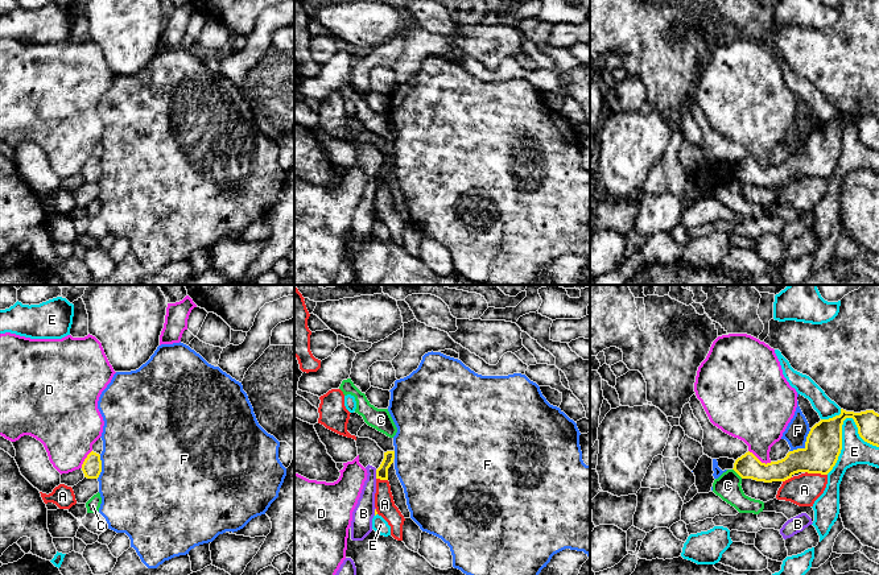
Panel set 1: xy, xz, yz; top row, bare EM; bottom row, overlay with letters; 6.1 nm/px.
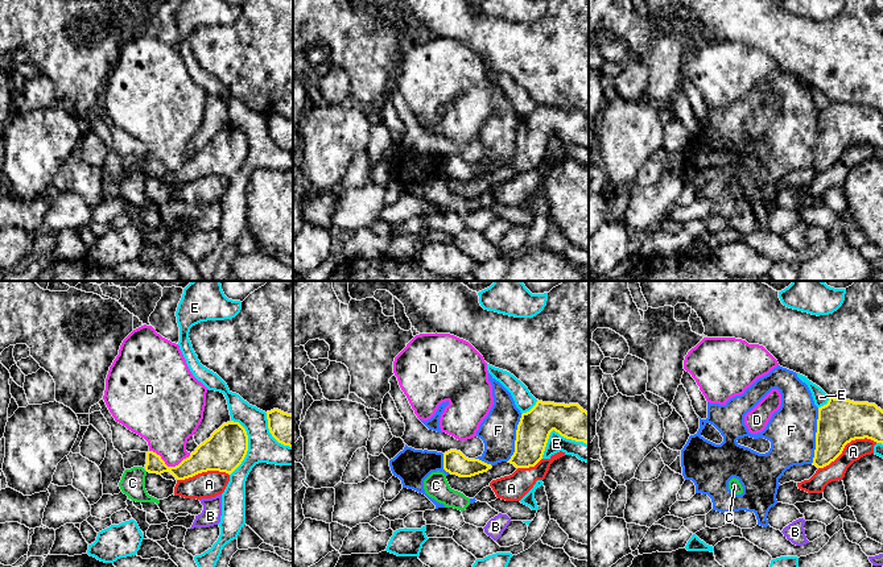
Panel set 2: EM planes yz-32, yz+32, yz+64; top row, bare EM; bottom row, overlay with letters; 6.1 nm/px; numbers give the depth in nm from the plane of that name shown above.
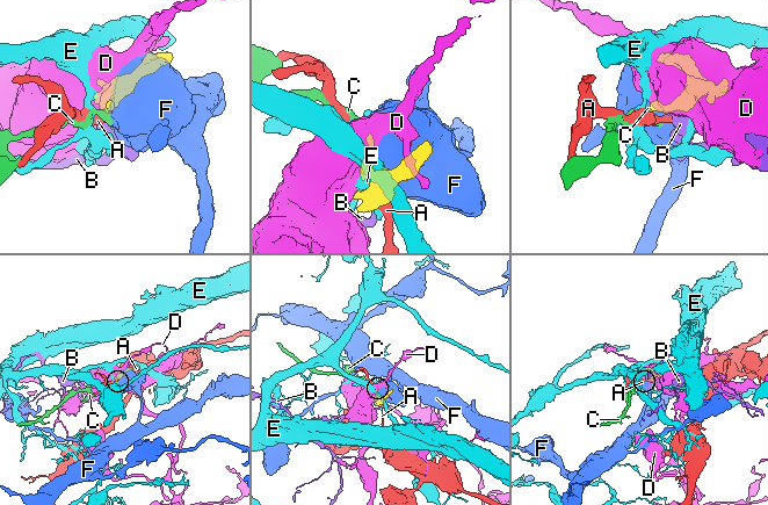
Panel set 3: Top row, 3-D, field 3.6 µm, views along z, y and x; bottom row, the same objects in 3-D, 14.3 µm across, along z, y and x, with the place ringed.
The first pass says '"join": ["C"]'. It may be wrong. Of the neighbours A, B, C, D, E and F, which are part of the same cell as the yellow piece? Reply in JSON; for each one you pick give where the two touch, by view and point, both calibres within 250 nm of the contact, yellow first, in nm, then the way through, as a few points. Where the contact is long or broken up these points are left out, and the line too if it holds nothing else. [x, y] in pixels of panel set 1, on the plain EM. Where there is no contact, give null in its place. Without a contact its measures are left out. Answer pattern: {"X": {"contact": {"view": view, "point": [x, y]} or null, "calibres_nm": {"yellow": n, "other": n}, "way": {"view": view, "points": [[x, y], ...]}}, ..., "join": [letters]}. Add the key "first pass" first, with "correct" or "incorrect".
{"first pass": "incorrect", "join": []}

